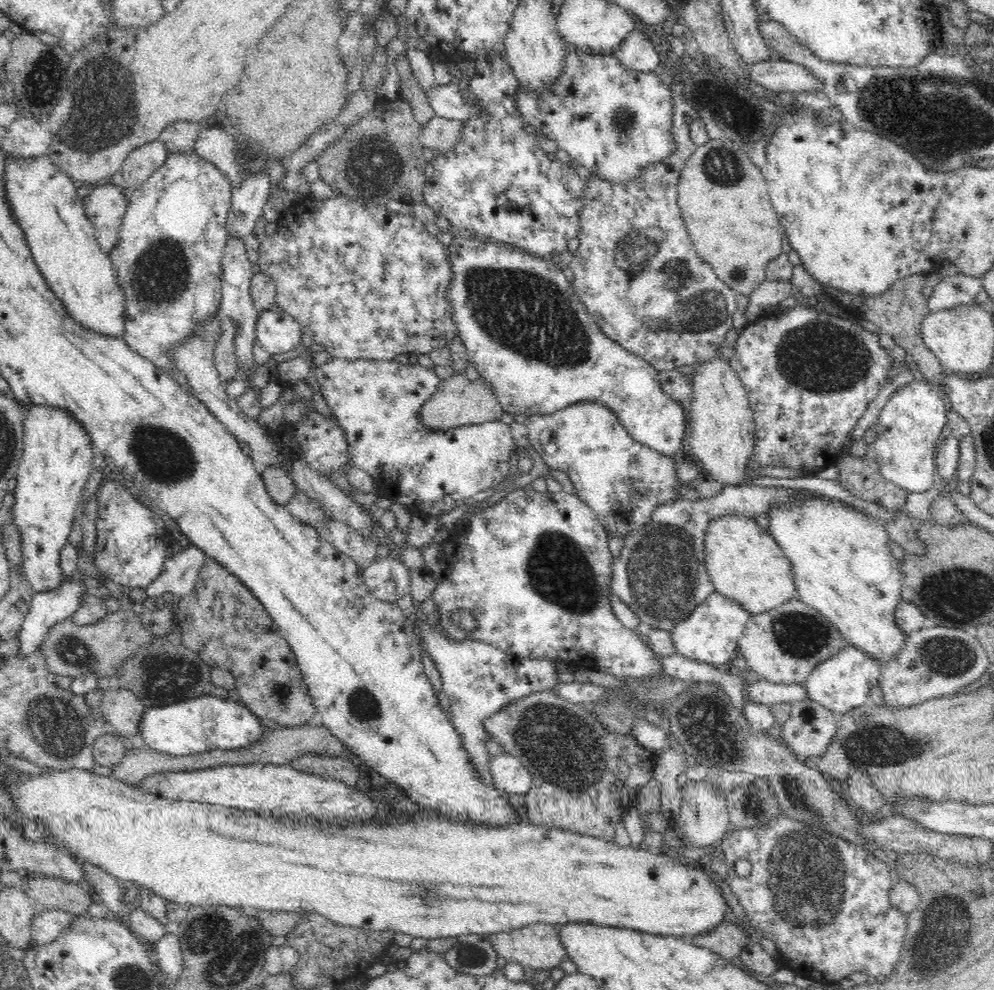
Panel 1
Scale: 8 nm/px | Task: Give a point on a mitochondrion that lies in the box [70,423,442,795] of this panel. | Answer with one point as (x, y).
(160, 678)

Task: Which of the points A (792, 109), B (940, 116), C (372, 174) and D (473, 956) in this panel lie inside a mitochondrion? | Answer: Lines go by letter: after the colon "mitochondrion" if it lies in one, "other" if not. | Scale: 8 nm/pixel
A: other
B: mitochondrion
C: mitochondrion
D: mitochondrion

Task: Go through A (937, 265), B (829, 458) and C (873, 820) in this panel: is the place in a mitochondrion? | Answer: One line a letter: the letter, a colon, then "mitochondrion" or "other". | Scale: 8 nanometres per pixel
A: other
B: other
C: other

